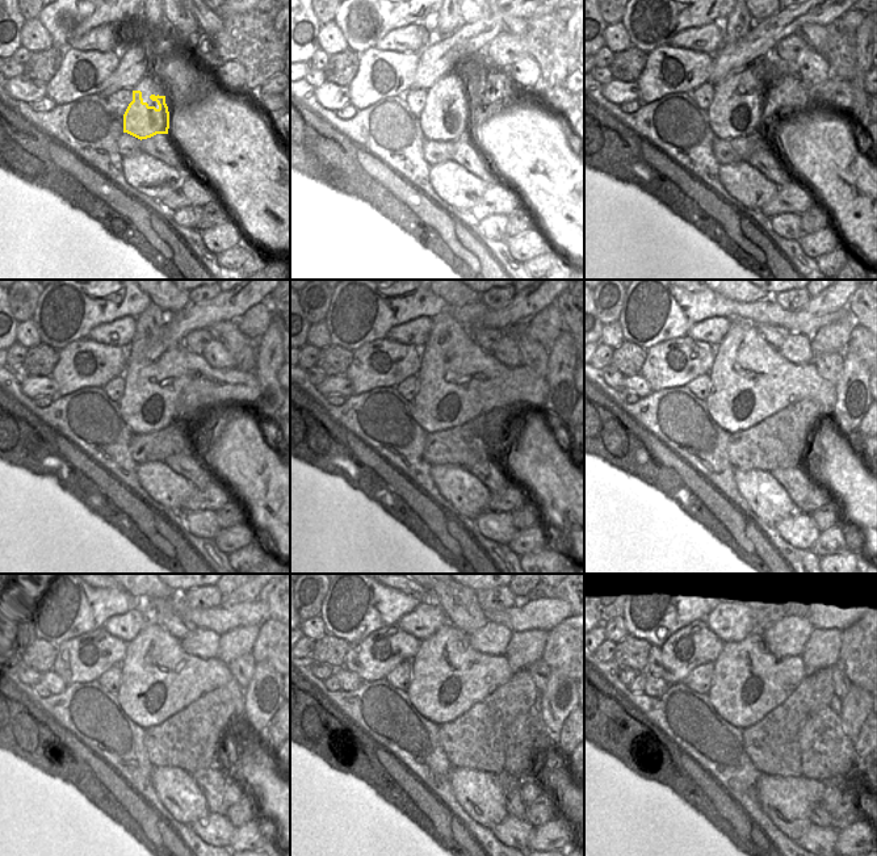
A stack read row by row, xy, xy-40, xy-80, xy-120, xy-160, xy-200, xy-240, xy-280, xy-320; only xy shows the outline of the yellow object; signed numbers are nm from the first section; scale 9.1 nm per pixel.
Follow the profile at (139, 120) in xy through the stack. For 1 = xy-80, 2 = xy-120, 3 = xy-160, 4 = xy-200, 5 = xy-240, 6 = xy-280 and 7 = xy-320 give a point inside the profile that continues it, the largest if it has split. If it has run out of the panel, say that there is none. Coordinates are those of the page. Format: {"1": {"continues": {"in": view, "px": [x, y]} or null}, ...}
{"1": {"continues": {"in": "xy-80", "px": [727, 120]}}, "2": {"continues": {"in": "xy-120", "px": [142, 414]}}, "3": {"continues": {"in": "xy-160", "px": [457, 405]}}, "4": {"continues": {"in": "xy-200", "px": [750, 405]}}, "5": {"continues": {"in": "xy-240", "px": [149, 706]}}, "6": {"continues": {"in": "xy-280", "px": [441, 705]}}, "7": {"continues": {"in": "xy-320", "px": [742, 699]}}}

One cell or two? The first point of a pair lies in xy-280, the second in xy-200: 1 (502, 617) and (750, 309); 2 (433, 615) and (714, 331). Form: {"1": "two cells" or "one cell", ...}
{"1": "one cell", "2": "one cell"}

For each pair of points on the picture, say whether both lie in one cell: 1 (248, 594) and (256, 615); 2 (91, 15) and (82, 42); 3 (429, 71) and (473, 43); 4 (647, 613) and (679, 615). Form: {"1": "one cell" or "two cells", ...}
{"1": "two cells", "2": "two cells", "3": "one cell", "4": "one cell"}

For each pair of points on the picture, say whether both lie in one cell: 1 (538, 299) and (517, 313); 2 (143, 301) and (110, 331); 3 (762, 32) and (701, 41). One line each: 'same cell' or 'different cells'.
1: same cell
2: different cells
3: different cells

